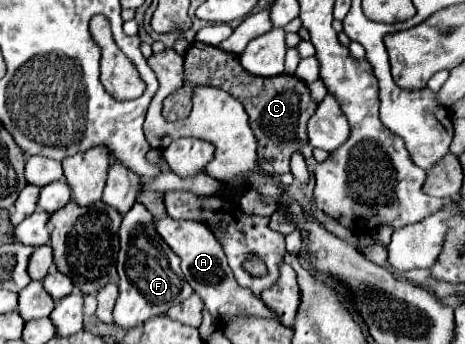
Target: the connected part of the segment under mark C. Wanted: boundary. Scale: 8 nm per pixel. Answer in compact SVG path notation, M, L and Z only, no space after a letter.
M193 42L185 54L185 82L185 92L189 92L193 86L207 84L219 86L235 96L249 112L249 124L259 140L261 168L269 174L291 172L291 154L307 142L307 120L317 110L317 104L309 104L309 88L303 80L289 74L279 74L273 78L253 76L241 68L241 62L235 54L203 42Z

